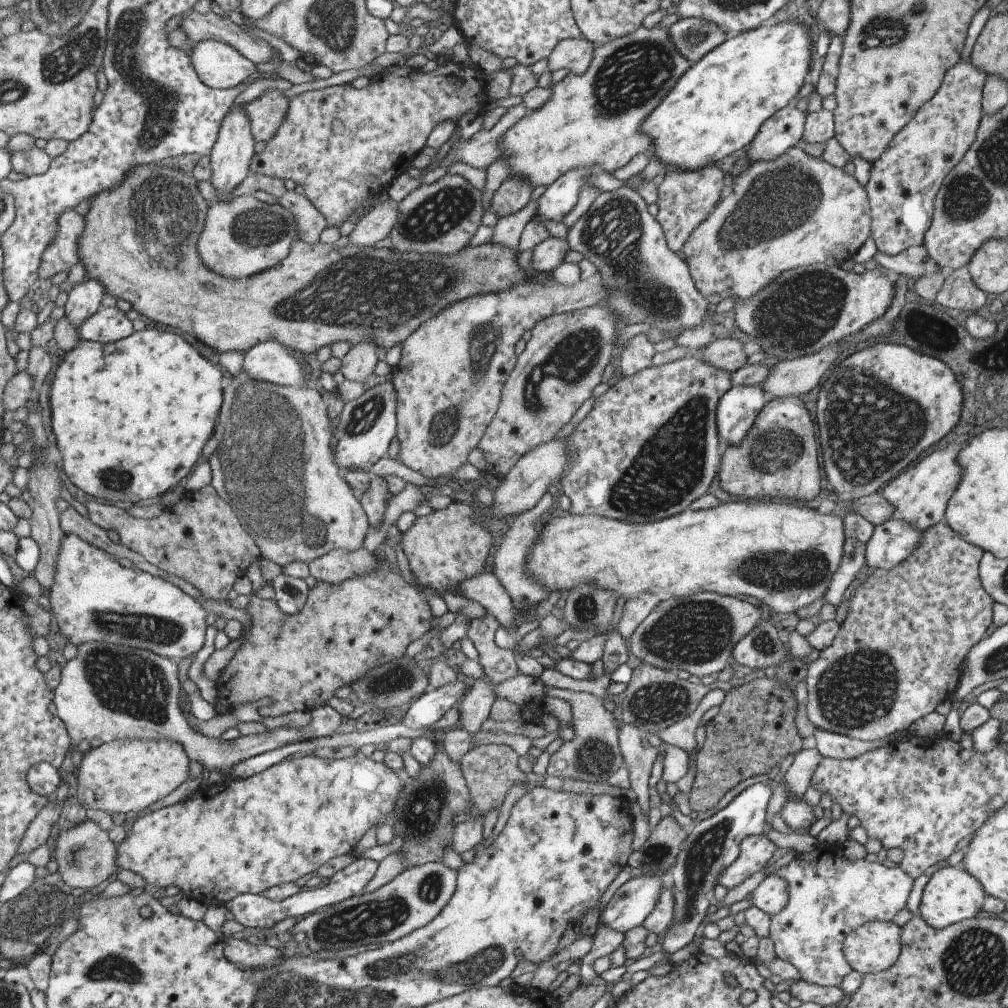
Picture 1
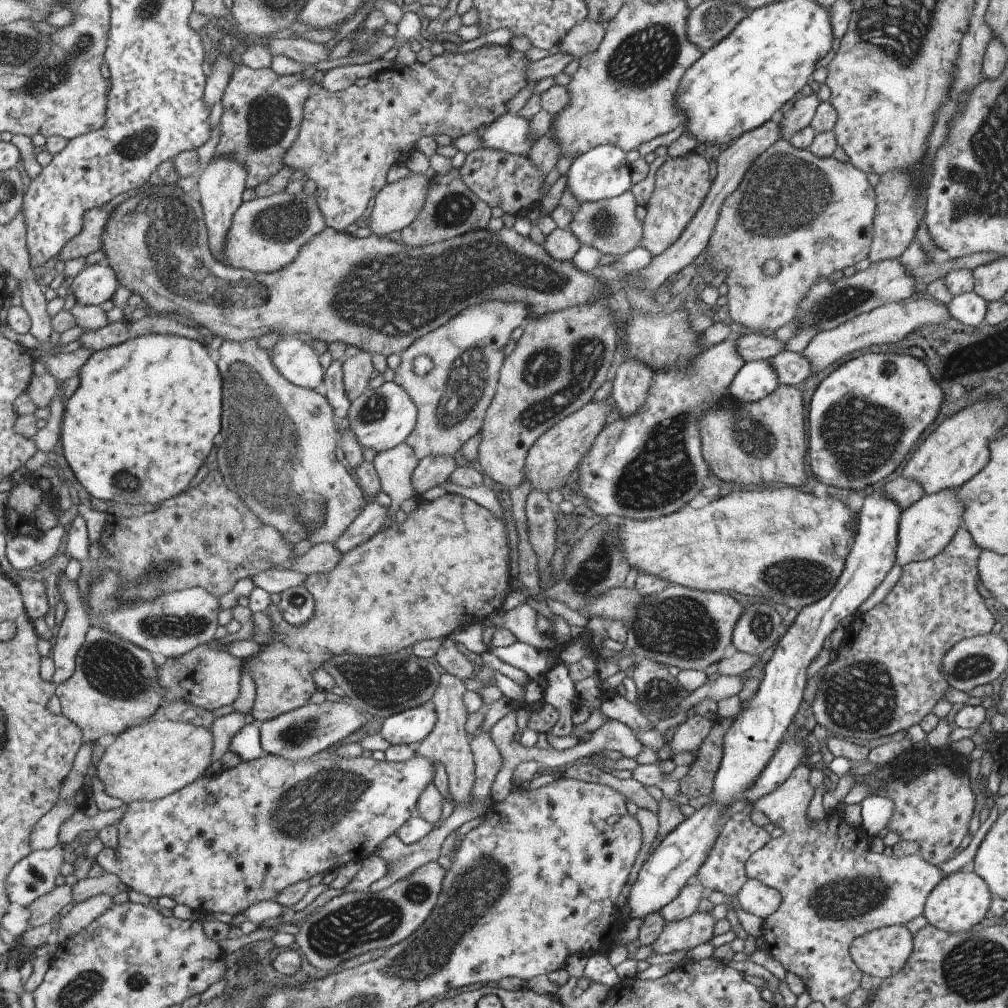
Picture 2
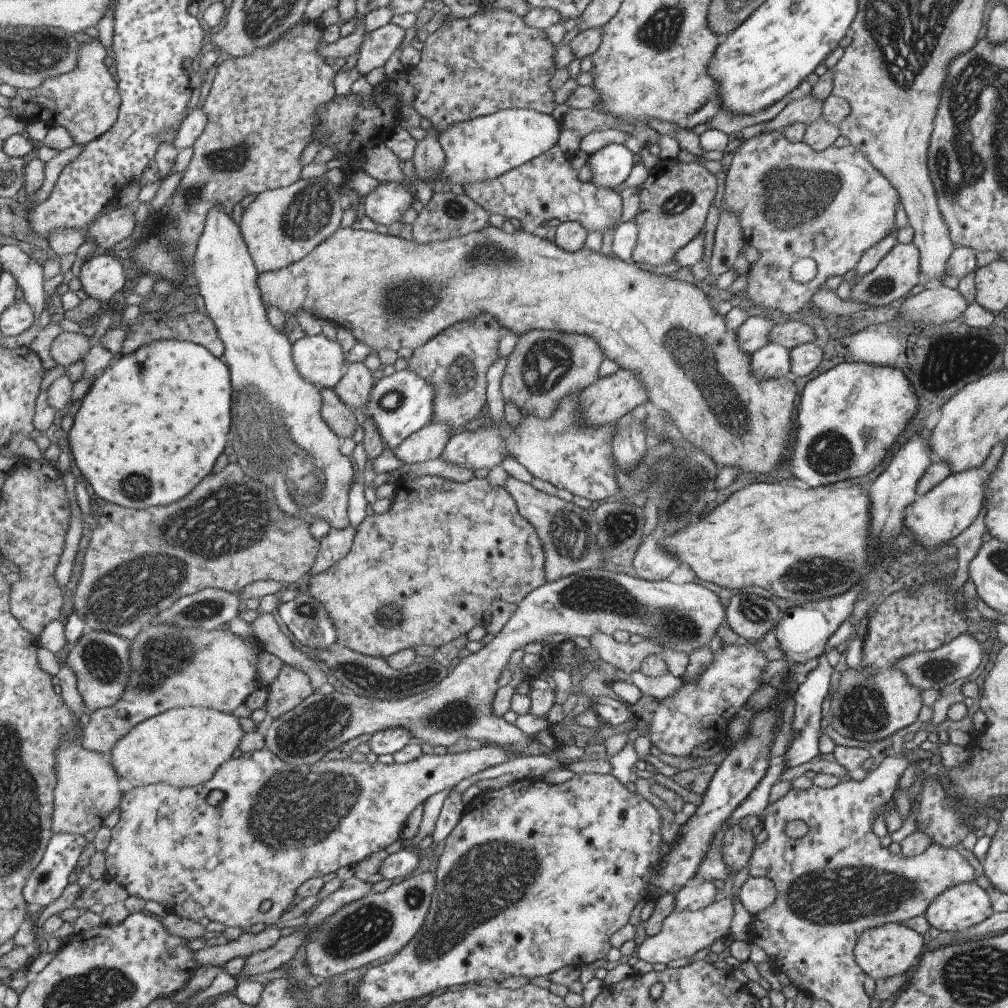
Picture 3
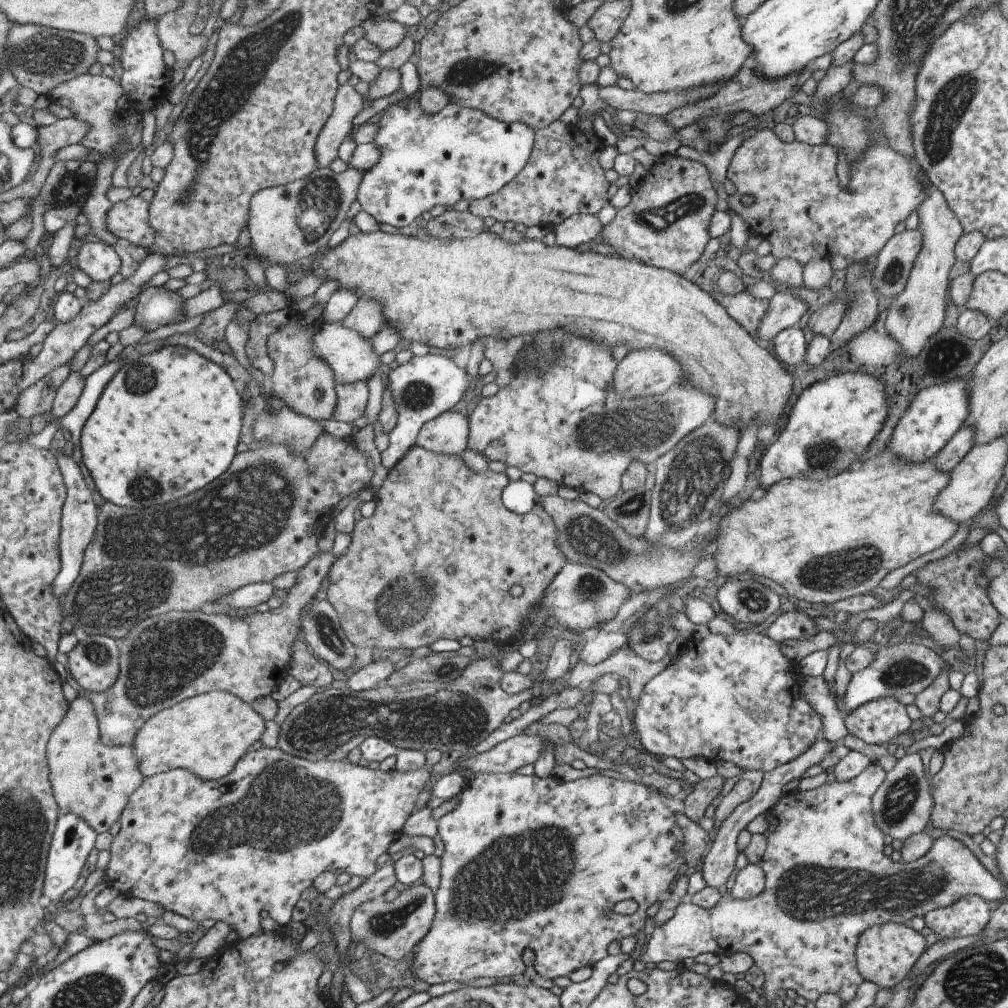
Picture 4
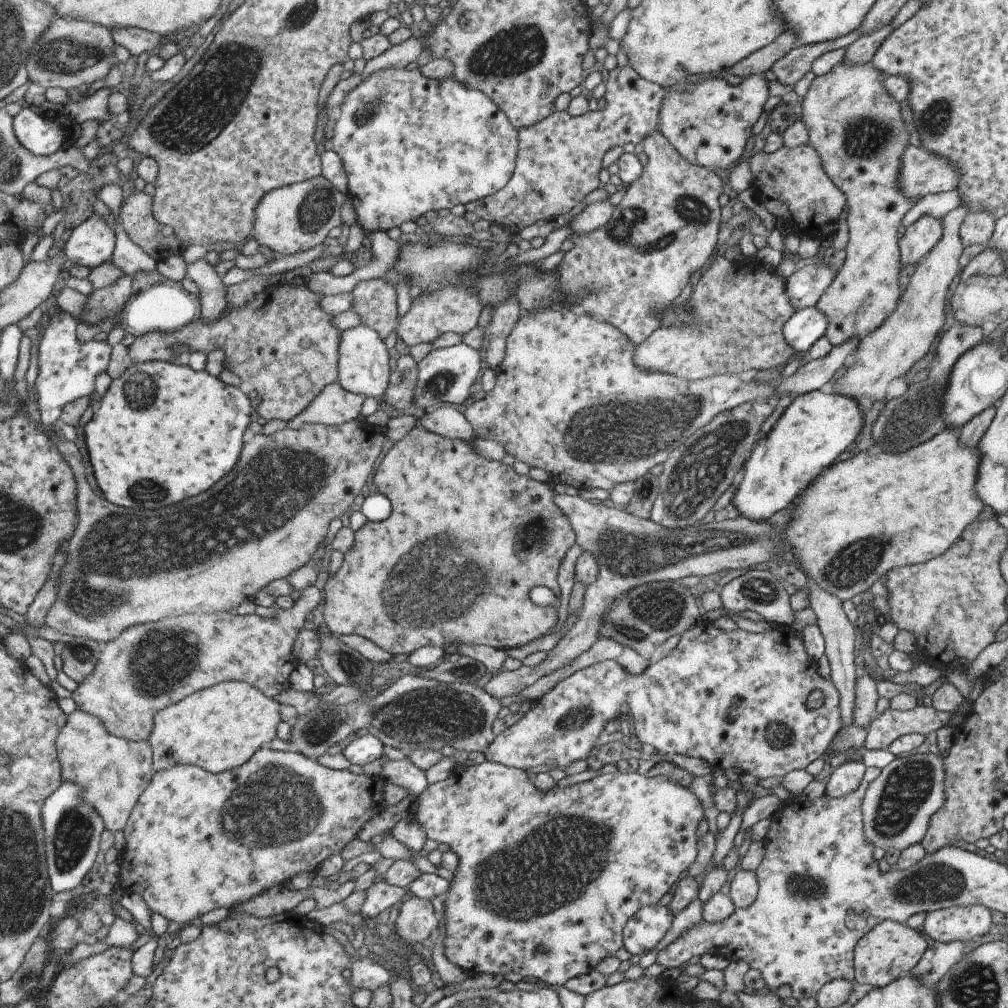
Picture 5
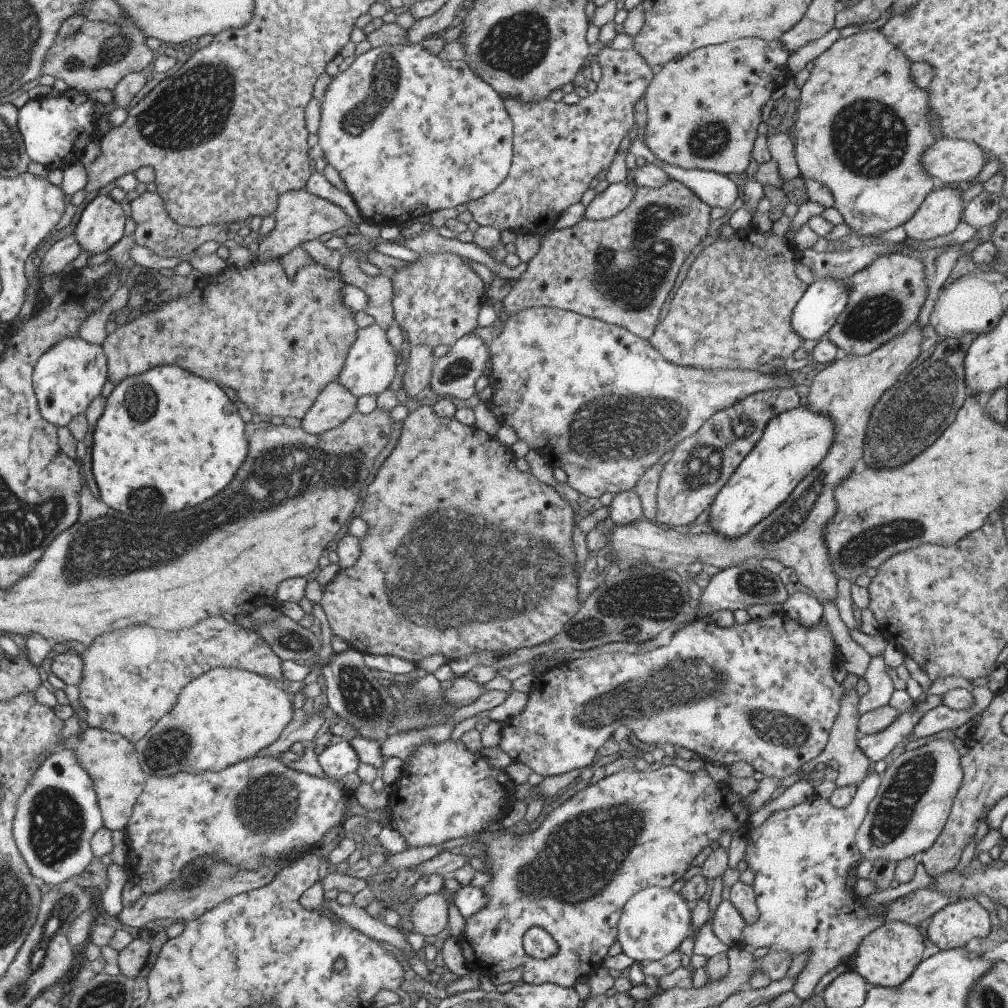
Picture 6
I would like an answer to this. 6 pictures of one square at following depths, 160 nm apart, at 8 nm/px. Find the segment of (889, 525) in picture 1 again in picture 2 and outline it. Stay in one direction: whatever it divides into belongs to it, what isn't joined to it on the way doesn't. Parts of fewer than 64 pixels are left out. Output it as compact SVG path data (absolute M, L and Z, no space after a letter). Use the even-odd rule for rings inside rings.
M943 489L932 495L923 495L901 511L897 519L894 564L902 567L910 562L931 558L949 542L956 528L962 526L960 514L964 508L957 500L956 490Z

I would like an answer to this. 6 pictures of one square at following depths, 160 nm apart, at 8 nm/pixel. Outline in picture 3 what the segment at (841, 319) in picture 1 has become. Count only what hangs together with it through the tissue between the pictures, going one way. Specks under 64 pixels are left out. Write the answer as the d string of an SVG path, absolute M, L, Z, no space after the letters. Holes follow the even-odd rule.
M911 240L906 245L896 242L870 271L856 280L853 288L849 289L847 300L863 302L871 307L887 306L889 302L907 296L909 290L919 282L921 282L921 278L918 250L913 246Z

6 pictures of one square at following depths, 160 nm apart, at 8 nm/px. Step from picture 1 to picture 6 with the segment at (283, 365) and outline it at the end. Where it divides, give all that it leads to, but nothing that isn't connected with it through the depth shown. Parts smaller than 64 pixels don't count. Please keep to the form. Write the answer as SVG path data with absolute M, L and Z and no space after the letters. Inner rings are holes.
M374 324L357 329L336 381L355 398L363 395L377 396L389 388L391 380L395 378L395 372L397 372L395 369L395 350L385 339L384 330Z

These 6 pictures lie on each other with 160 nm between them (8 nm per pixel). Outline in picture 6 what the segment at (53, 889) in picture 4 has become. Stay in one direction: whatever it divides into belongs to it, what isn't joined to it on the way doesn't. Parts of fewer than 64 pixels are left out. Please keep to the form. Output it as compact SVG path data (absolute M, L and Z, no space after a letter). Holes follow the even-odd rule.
M63 745L40 766L38 773L22 794L17 810L14 824L16 843L37 878L44 880L50 886L63 885L67 881L76 880L87 870L87 866L96 856L92 841L98 830L105 826L105 822L98 803L98 791L94 779L78 761L74 751Z

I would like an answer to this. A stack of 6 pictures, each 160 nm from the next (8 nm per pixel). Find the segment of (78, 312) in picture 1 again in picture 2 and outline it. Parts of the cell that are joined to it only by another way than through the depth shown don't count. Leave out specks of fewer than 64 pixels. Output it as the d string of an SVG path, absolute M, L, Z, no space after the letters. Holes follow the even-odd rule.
M106 261L98 262L81 270L71 285L77 303L99 308L111 301L120 286L118 275Z

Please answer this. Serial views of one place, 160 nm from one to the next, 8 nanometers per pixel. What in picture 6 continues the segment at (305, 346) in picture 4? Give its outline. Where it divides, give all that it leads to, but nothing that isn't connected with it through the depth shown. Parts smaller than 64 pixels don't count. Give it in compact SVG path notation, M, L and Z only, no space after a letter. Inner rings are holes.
M254 260L253 264L245 269L227 267L221 274L212 278L201 277L196 280L193 290L184 297L178 297L170 303L161 305L155 311L145 314L135 314L113 333L108 335L103 344L108 356L108 376L111 382L117 386L126 378L146 373L150 368L161 365L177 365L183 370L190 371L201 378L211 378L211 381L228 386L237 394L237 400L243 402L247 408L261 408L263 412L275 414L279 418L291 416L301 418L307 409L313 404L318 392L331 381L335 381L342 369L348 348L353 342L357 332L357 325L353 321L354 313L342 304L340 299L340 286L344 285L337 270L322 267L317 263L305 265L297 270L292 278L287 278L277 261L259 263Z

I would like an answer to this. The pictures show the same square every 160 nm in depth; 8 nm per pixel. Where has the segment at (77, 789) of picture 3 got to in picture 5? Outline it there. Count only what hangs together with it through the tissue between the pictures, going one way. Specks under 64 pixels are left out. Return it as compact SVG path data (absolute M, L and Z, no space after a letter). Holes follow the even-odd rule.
M77 708L68 715L69 720L58 736L58 757L62 766L62 780L80 786L80 798L90 804L104 820L106 830L124 830L139 798L151 784L156 773L154 769L154 750L147 741L132 741L112 735L106 726L92 714Z

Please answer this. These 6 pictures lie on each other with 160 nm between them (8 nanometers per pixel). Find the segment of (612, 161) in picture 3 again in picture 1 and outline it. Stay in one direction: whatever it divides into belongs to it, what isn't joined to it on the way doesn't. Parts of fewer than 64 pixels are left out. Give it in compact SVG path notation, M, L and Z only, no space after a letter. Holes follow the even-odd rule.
M593 162L587 166L567 170L545 187L545 192L537 198L535 202L537 208L532 219L541 226L545 222L560 222L561 218L567 212L571 212L571 208L579 200L579 190L585 184L597 188L599 194L613 192L622 186L622 183L615 179L611 172L605 172L603 166L593 164Z

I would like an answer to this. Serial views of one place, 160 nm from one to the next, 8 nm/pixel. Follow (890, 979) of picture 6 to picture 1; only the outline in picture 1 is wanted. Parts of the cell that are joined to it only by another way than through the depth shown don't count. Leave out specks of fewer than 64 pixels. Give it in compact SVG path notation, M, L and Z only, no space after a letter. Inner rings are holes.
M867 922L843 940L843 957L861 975L883 972L895 964L901 950L901 930L889 922Z

